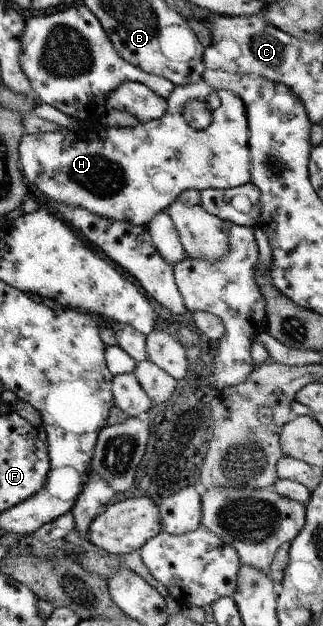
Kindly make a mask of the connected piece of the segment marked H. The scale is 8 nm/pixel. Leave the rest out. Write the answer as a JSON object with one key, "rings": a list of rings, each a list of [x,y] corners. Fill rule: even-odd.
{"rings":[[[189,83],[175,86],[168,99],[167,111],[156,120],[131,129],[115,128],[104,124],[100,129],[85,127],[83,131],[47,131],[47,133],[24,134],[19,145],[19,166],[27,183],[33,183],[45,197],[69,207],[83,207],[99,217],[129,221],[133,225],[147,225],[159,211],[164,211],[187,189],[199,191],[210,188],[233,189],[251,181],[250,170],[250,120],[242,96],[225,89],[211,89],[205,83]],[[206,98],[211,111],[209,127],[192,128],[186,121],[184,111],[187,103]]]}

